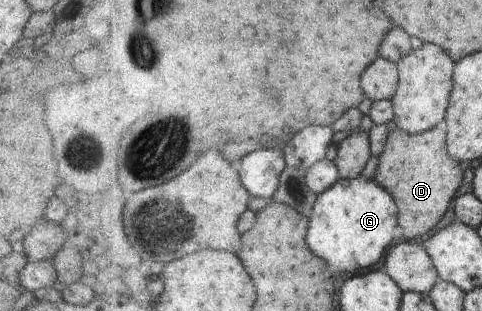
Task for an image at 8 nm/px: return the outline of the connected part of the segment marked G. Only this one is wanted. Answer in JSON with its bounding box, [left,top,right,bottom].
[310,177,398,271]

